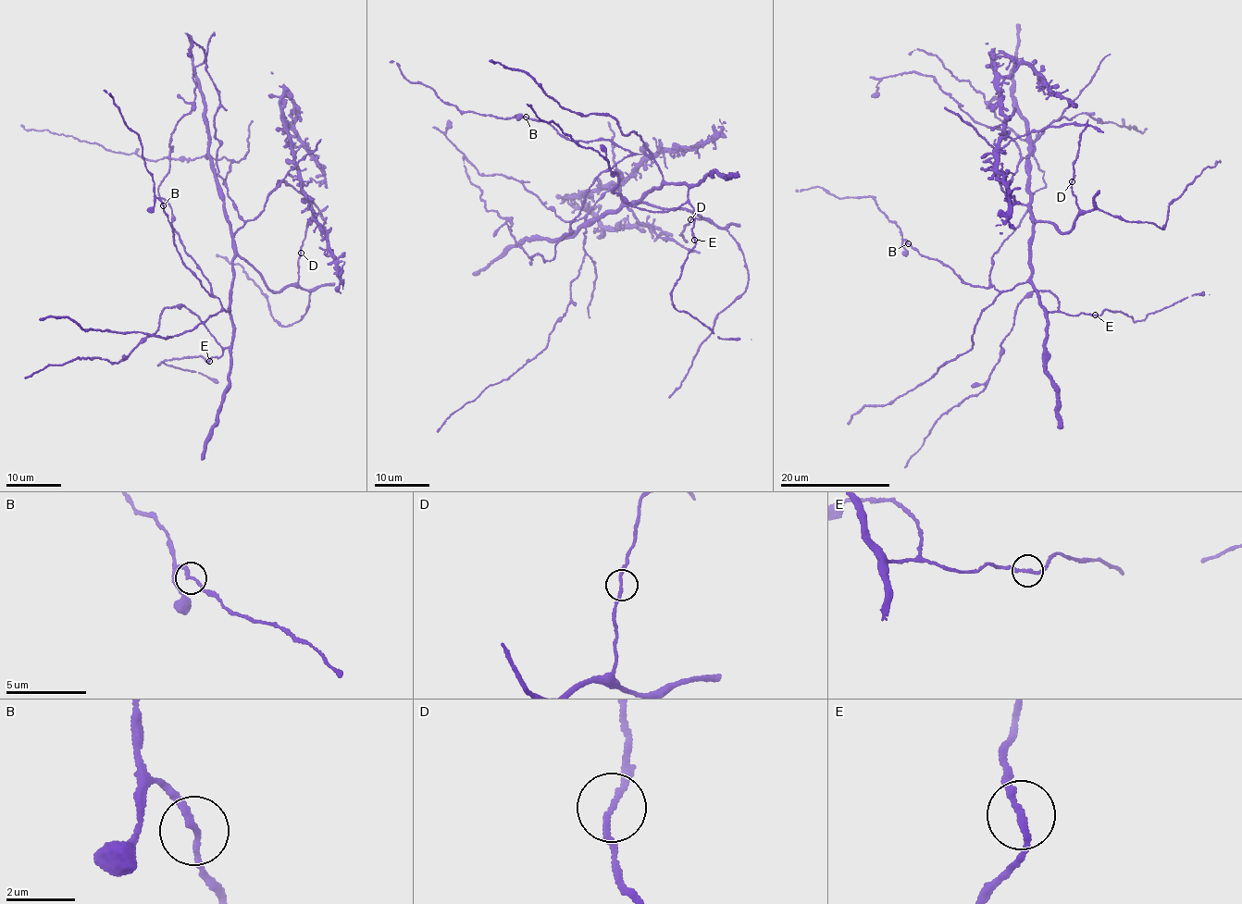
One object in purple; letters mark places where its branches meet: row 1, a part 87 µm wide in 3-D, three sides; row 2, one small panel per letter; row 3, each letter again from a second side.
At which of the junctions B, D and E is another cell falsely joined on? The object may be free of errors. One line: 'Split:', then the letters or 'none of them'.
Split: none of them

